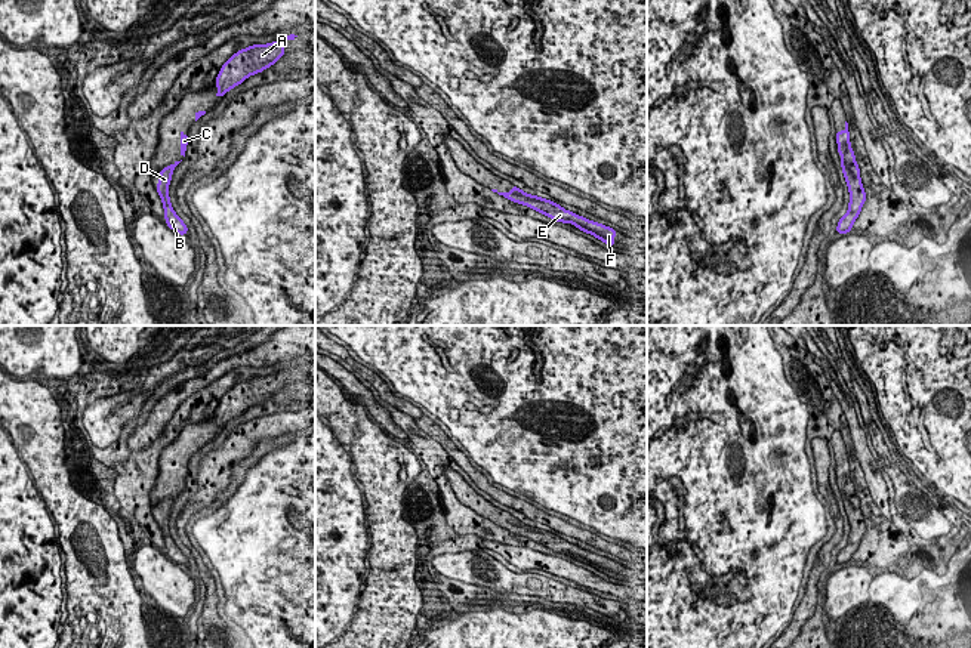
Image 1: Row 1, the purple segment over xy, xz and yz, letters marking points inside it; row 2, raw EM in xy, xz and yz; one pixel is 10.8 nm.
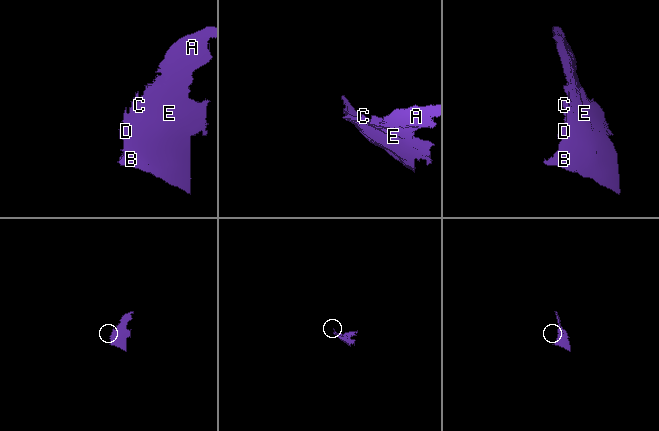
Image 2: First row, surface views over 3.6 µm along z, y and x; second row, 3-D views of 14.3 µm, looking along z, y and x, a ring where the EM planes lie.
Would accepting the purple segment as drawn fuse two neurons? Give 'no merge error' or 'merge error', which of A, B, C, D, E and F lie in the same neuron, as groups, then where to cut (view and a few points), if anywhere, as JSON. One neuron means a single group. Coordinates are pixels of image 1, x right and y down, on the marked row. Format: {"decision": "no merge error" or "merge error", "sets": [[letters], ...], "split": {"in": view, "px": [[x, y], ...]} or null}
{"decision": "no merge error", "sets": [["A", "B", "C", "D", "E", "F"]], "split": null}

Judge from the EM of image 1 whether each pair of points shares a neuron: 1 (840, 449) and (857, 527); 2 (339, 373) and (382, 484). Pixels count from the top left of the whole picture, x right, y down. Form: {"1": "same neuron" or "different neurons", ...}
{"1": "same neuron", "2": "different neurons"}

